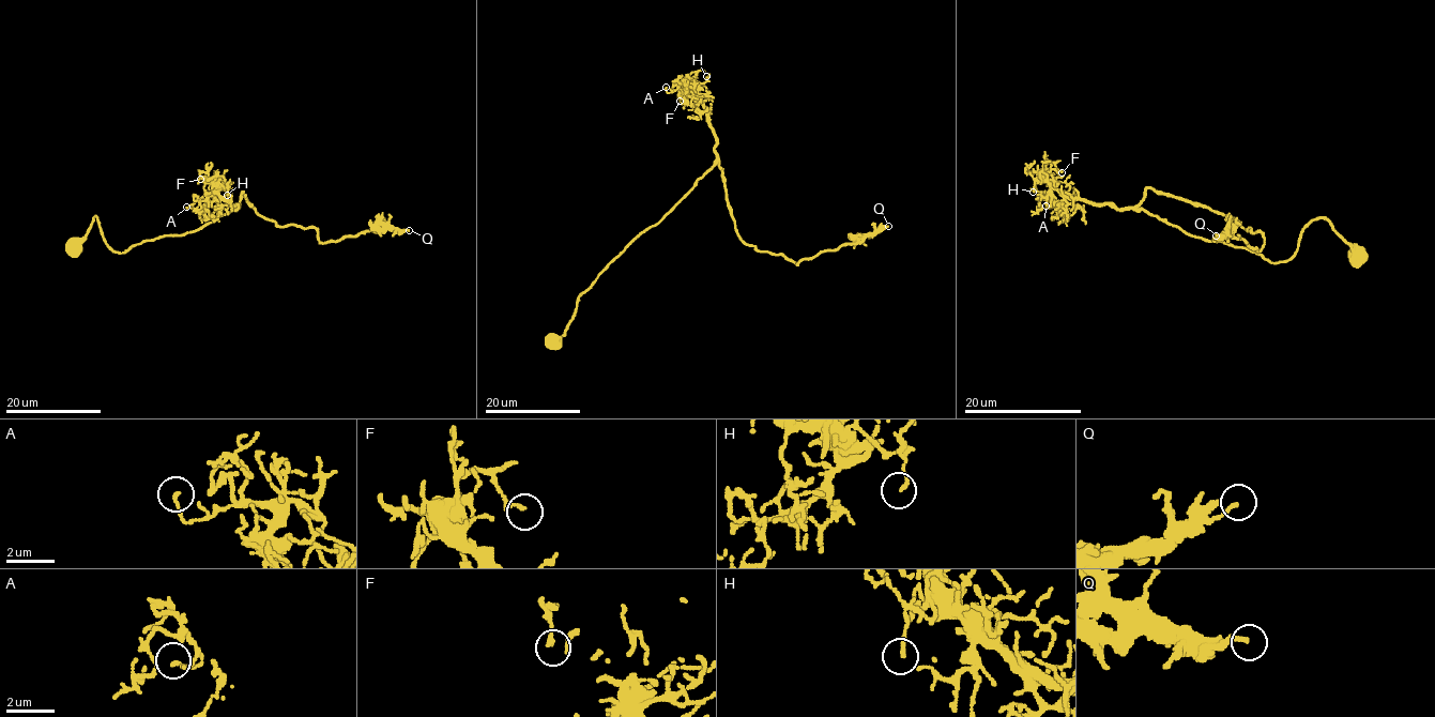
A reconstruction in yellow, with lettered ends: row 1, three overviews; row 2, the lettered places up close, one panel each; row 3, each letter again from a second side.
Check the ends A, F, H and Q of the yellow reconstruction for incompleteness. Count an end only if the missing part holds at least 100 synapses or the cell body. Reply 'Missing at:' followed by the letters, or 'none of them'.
Missing at: none of them

